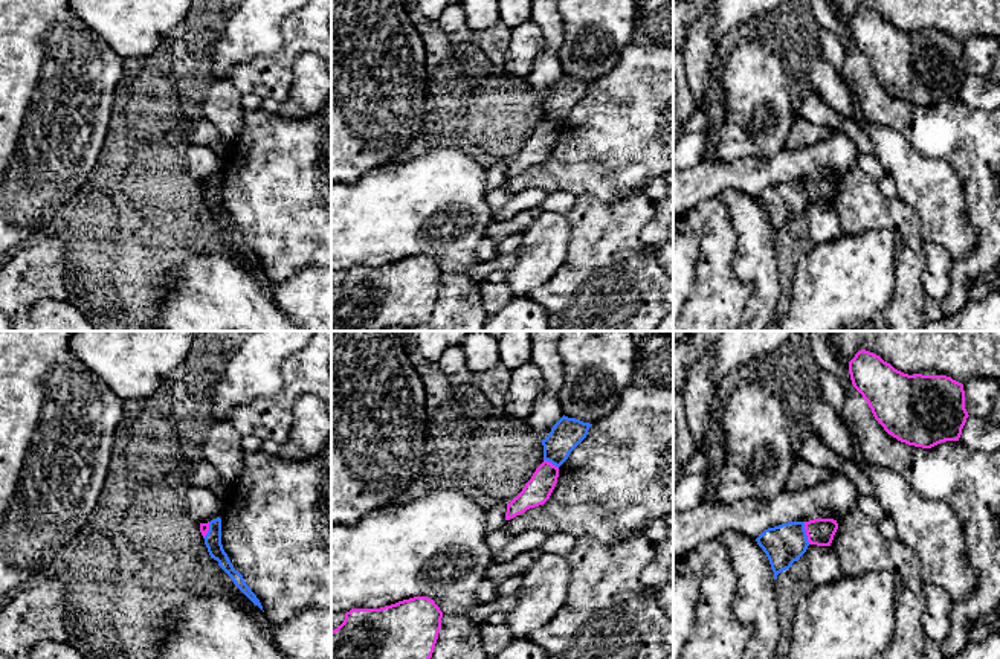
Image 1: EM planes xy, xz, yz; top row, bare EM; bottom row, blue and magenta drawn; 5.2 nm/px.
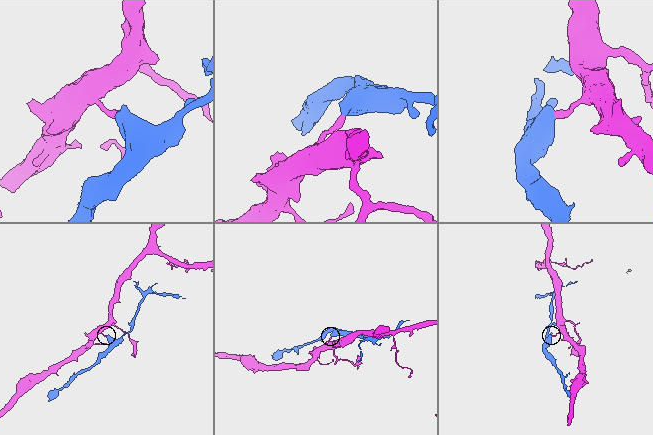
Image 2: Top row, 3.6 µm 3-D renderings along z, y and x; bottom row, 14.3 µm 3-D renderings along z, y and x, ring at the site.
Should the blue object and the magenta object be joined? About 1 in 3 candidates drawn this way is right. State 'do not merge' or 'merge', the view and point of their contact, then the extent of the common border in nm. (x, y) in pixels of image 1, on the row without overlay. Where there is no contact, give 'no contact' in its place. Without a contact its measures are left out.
do not merge | yz (805, 191) | 120 nm

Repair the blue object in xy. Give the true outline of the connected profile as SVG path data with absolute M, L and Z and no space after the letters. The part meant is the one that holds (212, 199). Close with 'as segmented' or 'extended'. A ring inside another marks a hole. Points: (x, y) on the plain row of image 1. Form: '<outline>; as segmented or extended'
M217 175L209 180L209 189L203 195L205 203L208 206L208 211L211 217L218 220L218 224L231 235L234 243L255 262L263 268L263 264L256 253L250 249L250 246L246 243L243 233L234 227L227 212L223 207L221 203L221 177Z; as segmented

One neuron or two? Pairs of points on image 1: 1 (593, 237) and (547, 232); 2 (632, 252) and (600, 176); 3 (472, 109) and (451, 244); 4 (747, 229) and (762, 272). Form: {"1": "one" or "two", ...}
{"1": "two", "2": "two", "3": "two", "4": "one"}

